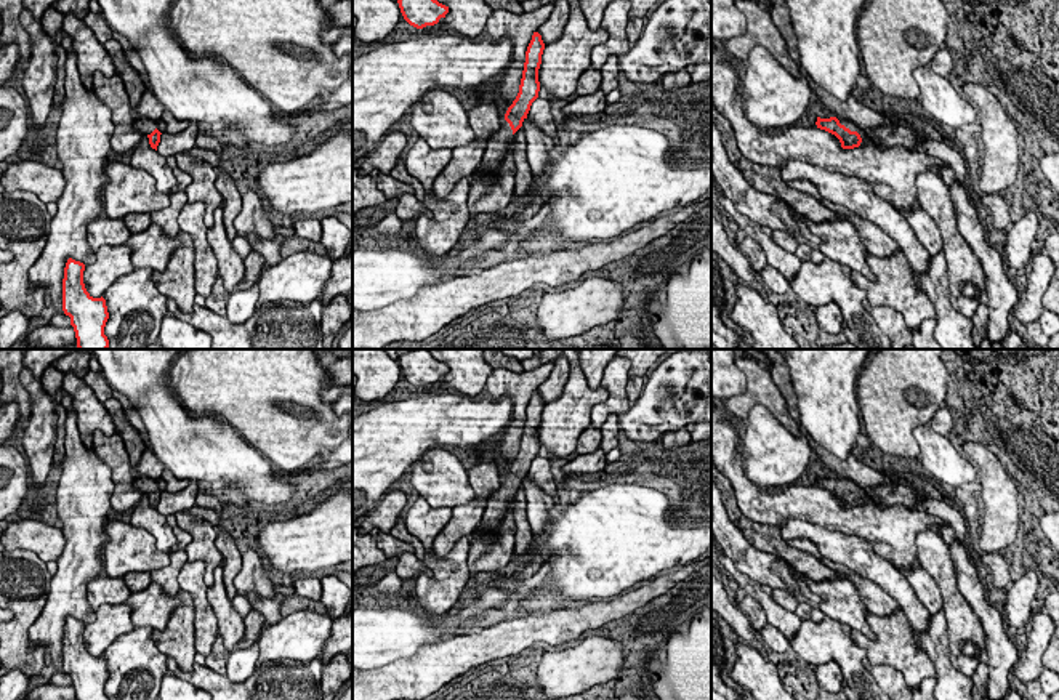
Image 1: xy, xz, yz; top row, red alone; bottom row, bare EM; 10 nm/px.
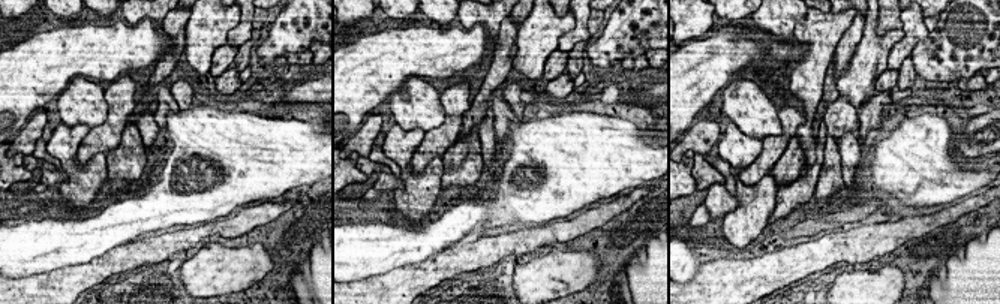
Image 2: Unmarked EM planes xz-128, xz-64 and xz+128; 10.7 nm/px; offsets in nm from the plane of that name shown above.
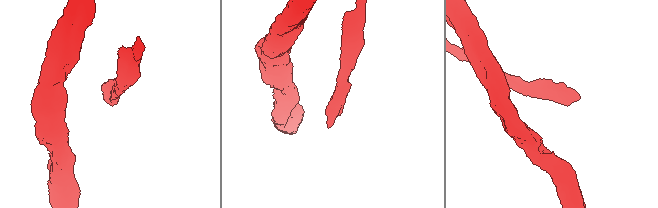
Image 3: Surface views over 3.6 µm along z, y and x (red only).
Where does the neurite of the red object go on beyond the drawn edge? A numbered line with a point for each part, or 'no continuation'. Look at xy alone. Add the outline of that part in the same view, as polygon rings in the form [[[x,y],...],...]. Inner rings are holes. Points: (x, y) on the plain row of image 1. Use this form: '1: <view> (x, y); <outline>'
1: xy (141, 482); [[[133,469],[135,481],[133,485],[141,492],[141,493],[151,493],[155,489],[155,482],[138,471]]]

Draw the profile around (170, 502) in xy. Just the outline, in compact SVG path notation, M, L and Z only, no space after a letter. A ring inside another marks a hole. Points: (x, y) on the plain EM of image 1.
M191 481L189 485L179 492L163 490L160 493L157 511L165 517L170 514L176 514L179 511L189 511L195 505L197 493L199 493L197 481Z

